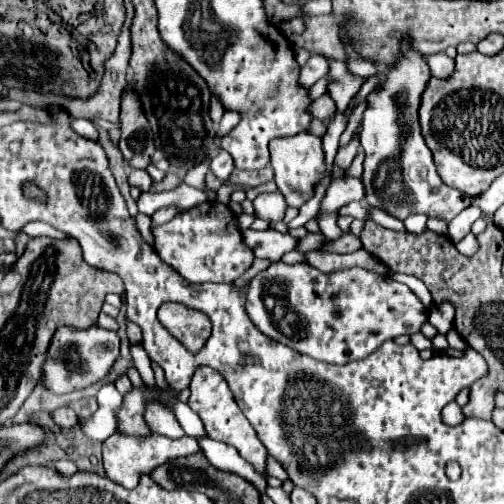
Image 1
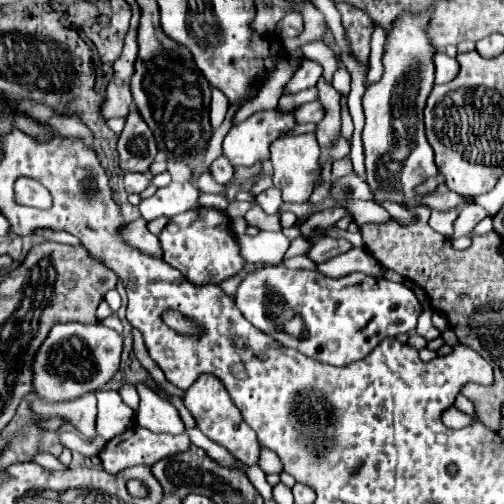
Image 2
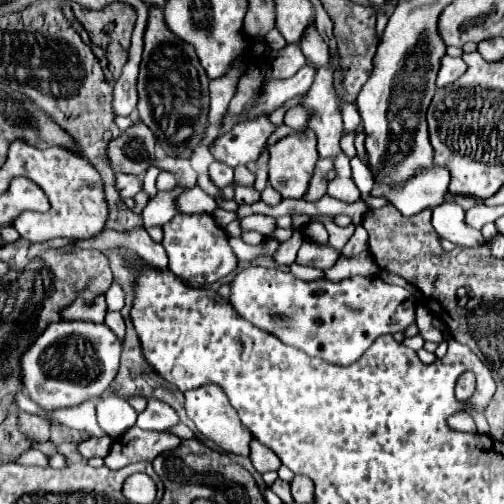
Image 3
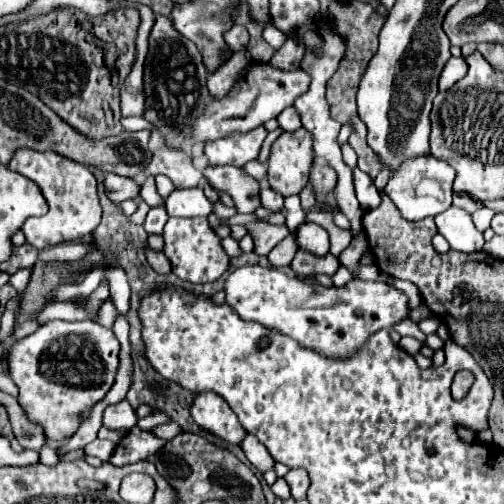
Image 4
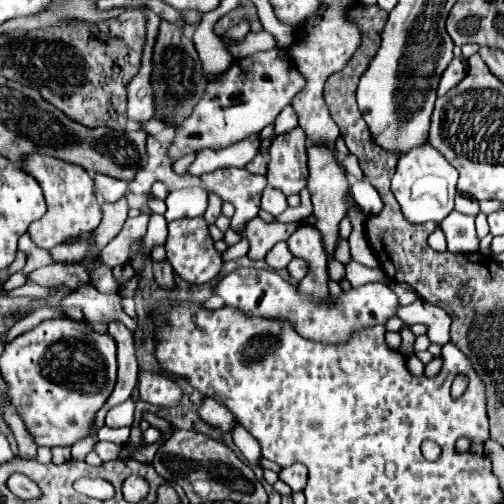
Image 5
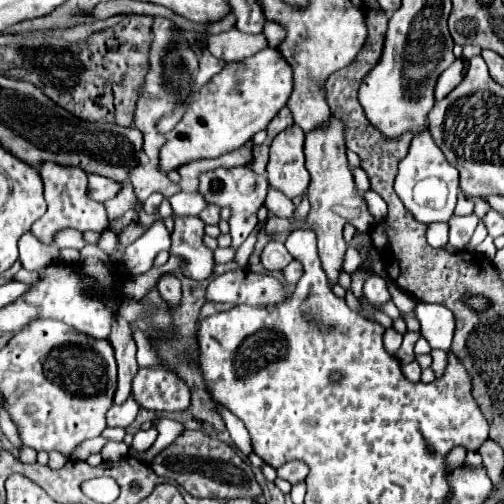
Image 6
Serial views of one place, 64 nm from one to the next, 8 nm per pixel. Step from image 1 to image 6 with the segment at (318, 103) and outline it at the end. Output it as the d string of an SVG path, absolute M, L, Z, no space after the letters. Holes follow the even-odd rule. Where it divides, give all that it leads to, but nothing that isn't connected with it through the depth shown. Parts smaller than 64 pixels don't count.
M282 108L280 112L278 112L278 116L274 118L274 122L272 124L268 124L268 138L274 138L276 134L280 134L284 128L290 128L294 124L294 118L292 118L292 114L290 114L290 110L288 108Z

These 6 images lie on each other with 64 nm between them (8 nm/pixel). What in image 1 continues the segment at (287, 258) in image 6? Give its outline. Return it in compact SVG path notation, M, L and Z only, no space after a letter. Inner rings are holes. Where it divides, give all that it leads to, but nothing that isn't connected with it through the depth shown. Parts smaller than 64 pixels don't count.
M314 232L314 234L308 234L306 238L302 238L298 242L298 248L296 250L308 252L308 250L320 249L326 241L327 239L322 234Z

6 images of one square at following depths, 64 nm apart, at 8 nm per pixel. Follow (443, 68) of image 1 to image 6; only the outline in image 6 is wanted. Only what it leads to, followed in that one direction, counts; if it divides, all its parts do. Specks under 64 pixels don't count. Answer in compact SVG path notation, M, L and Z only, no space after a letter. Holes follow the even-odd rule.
M456 58L452 62L452 66L444 74L440 74L440 78L438 78L436 100L446 98L462 82L462 78L464 78L464 60L462 58Z

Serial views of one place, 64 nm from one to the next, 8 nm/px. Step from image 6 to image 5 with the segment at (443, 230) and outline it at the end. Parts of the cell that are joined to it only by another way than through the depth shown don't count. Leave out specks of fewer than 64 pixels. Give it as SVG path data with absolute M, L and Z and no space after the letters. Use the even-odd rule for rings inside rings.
M436 228L434 234L430 234L428 244L430 244L430 248L434 248L436 252L444 252L444 250L446 250L446 238L444 238L444 234L442 234L440 228Z

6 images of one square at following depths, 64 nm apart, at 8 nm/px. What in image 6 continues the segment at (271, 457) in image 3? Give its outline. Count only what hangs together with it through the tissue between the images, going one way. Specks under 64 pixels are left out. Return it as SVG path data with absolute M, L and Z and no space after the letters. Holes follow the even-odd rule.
M220 408L220 414L222 414L224 422L226 422L226 428L228 428L234 444L240 448L240 452L244 456L250 456L254 450L252 450L252 440L248 436L248 430L244 428L244 424L232 412L226 412L226 408Z

